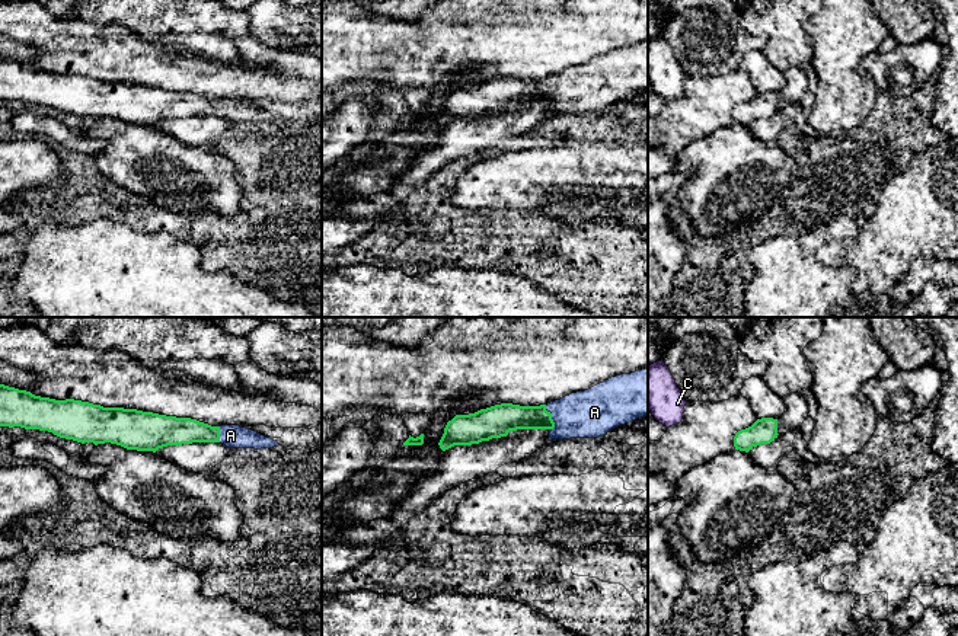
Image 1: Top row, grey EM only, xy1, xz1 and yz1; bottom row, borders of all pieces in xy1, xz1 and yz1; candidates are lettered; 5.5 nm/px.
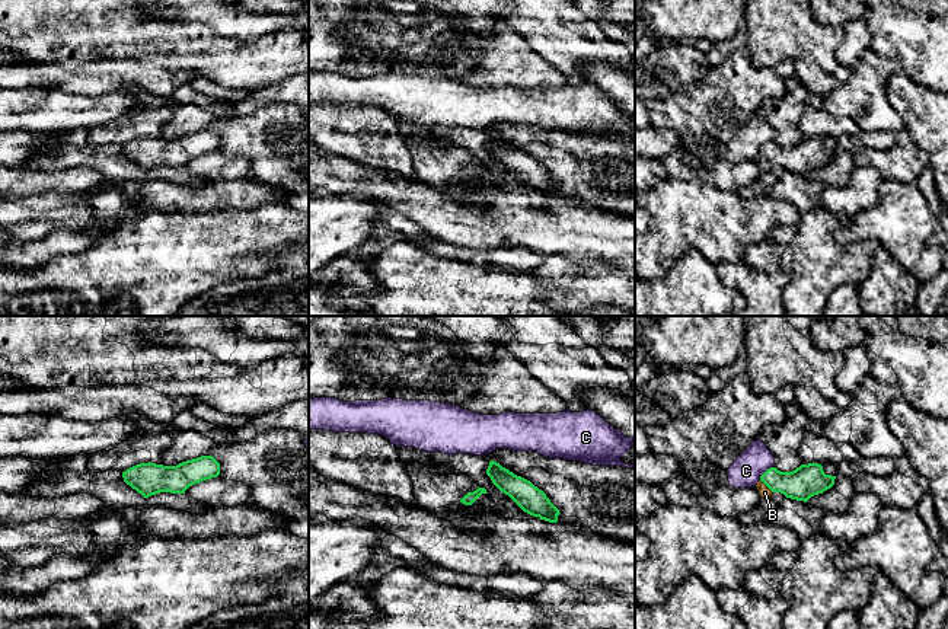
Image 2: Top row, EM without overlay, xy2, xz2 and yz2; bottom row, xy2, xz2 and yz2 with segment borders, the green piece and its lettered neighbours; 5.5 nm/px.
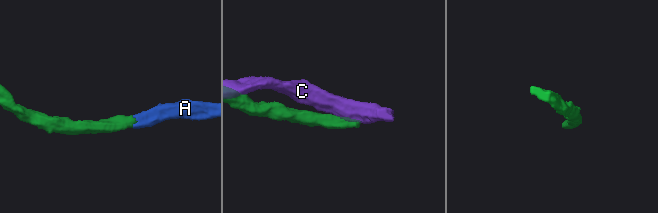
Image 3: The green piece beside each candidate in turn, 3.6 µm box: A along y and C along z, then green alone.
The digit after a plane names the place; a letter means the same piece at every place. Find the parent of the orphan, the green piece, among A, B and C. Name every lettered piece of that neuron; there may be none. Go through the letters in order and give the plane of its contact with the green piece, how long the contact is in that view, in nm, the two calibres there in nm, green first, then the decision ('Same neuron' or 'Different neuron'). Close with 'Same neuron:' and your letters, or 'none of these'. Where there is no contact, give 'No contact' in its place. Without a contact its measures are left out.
A: Touches green in xz1. Shared border 150 nm. Thickness 160 nm (green) against 260 nm. Same neuron
B: Touches green in yz2. Shared border 100 nm. Thickness 180 nm (green) against 60 nm. Same neuron
C: Touches green in yz2. Shared border 110 nm. Thickness 180 nm (green) against 170 nm. Different neuron
Same neuron: A, B

